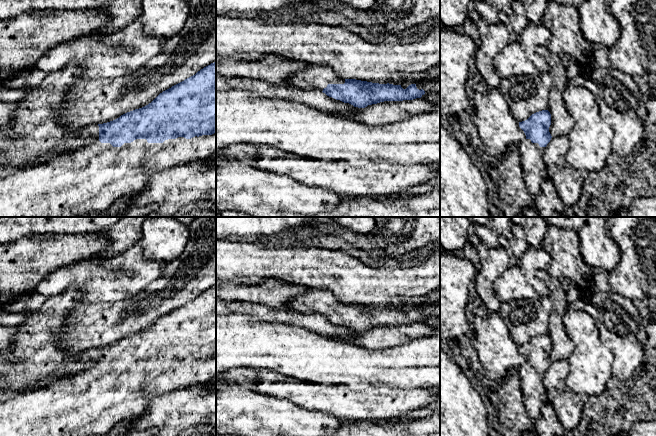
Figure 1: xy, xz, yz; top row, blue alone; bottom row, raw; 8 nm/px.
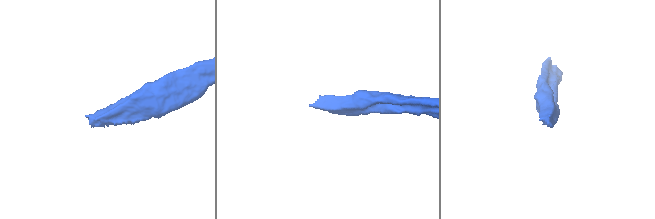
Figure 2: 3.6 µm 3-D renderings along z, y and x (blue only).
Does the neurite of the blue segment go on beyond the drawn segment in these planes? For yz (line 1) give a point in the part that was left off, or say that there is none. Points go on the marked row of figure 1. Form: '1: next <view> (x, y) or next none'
1: next yz (535, 171)

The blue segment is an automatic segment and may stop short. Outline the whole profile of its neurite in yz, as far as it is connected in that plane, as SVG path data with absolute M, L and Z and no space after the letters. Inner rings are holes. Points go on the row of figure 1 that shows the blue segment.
M548 110L536 112L527 120L519 122L526 139L519 143L517 148L521 156L524 181L533 196L542 192L542 184L549 178L543 154L552 138L549 132L550 125L551 114Z

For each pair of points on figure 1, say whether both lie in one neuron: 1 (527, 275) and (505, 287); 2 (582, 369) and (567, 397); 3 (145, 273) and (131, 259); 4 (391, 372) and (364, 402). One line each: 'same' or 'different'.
1: same
2: different
3: same
4: different

